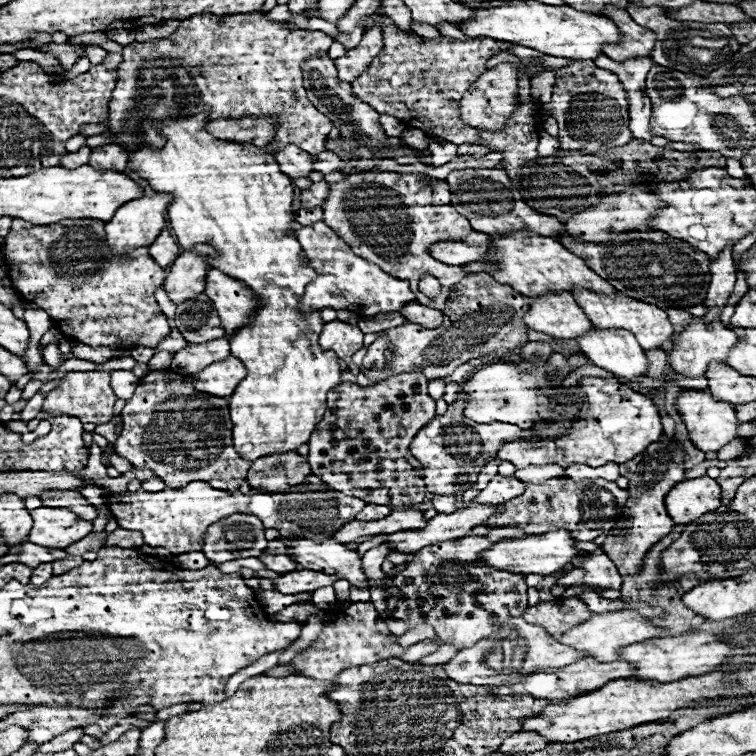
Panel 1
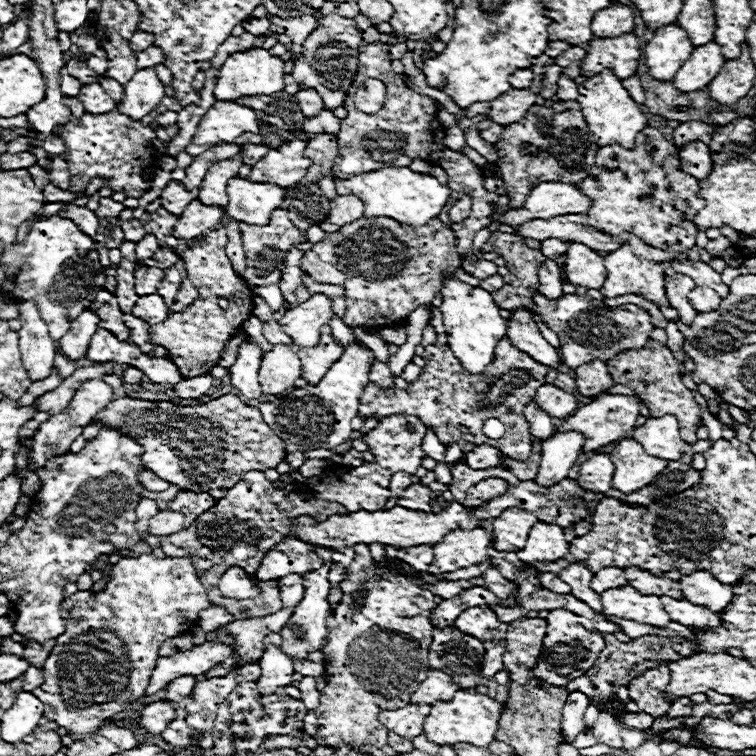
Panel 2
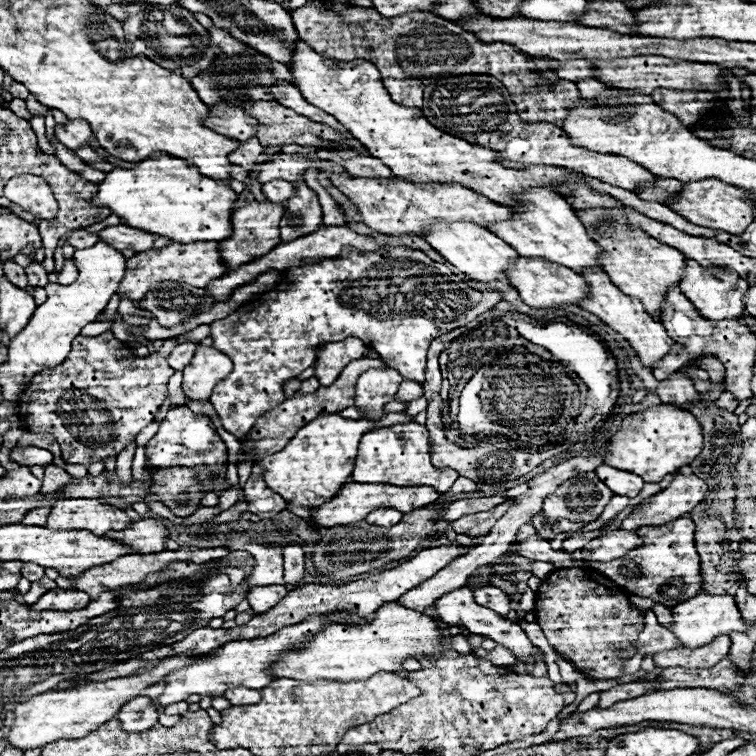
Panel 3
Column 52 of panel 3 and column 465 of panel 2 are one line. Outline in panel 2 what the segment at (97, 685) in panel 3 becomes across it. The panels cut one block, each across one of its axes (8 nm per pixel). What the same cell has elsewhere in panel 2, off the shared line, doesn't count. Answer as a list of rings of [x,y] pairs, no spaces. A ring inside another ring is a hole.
[[[458,690],[452,700],[448,702],[434,702],[430,714],[424,722],[424,736],[434,744],[458,744],[458,742],[470,742],[474,746],[488,746],[494,740],[494,734],[498,730],[502,704],[486,694],[478,694],[476,690]]]

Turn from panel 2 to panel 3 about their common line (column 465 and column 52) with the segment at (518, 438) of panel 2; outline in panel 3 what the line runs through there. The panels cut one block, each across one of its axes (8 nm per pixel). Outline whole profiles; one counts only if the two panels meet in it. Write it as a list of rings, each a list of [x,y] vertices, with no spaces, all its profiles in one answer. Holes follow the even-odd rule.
[[[104,332],[100,336],[76,336],[72,342],[72,352],[68,358],[52,370],[42,370],[32,378],[28,388],[20,398],[20,416],[24,424],[30,428],[28,432],[50,432],[60,444],[62,458],[68,464],[84,464],[90,466],[94,462],[106,462],[106,458],[120,454],[134,438],[146,428],[162,404],[166,396],[168,378],[174,370],[166,362],[176,342],[165,340],[158,352],[146,356],[144,360],[134,356],[128,346],[114,338],[112,332]]]

